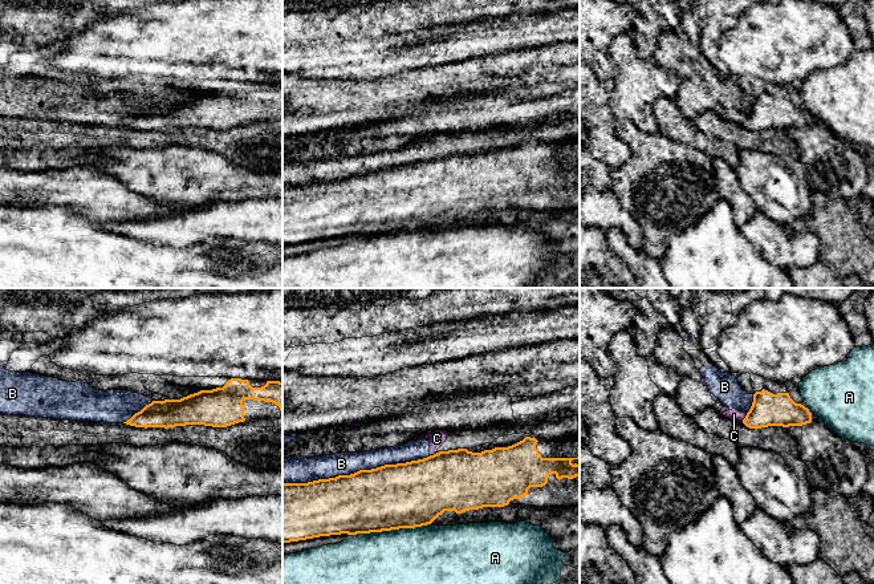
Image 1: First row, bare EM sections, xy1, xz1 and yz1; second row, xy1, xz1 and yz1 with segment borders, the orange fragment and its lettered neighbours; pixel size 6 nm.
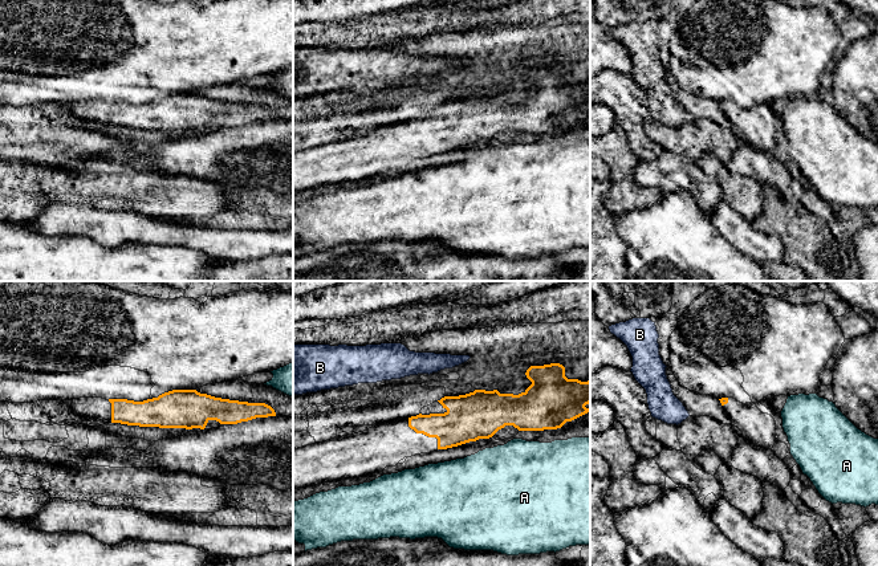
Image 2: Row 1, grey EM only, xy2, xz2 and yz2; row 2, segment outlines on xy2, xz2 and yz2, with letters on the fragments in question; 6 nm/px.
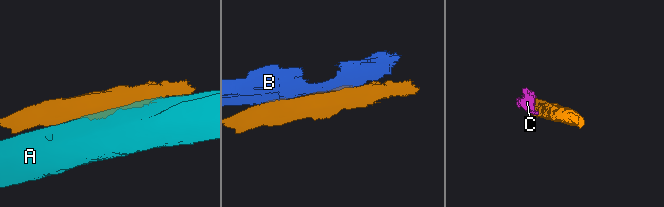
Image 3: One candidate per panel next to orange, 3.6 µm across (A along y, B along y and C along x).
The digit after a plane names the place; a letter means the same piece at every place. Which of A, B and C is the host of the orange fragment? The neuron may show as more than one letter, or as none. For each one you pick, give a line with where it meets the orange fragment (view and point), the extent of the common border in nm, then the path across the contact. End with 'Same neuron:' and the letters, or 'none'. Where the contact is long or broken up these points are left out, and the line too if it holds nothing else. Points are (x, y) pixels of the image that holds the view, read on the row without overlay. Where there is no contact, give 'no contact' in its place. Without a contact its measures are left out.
Same neuron: none

